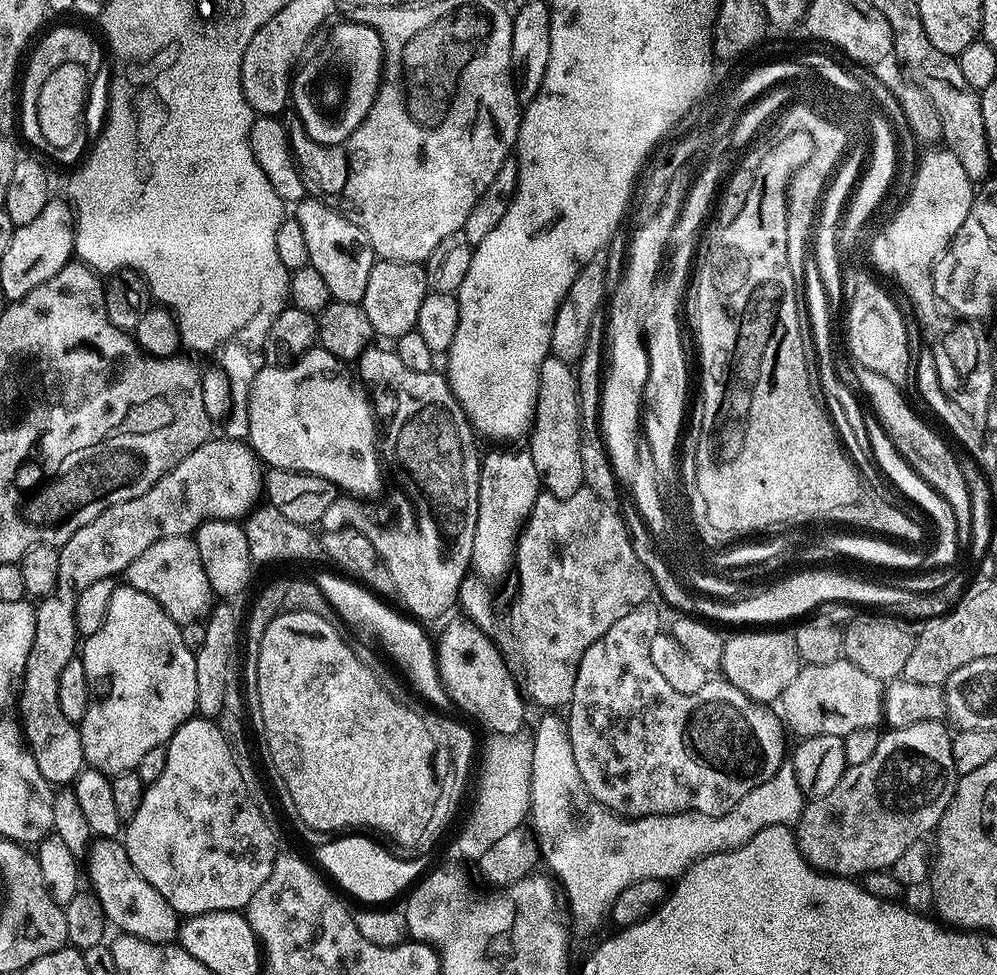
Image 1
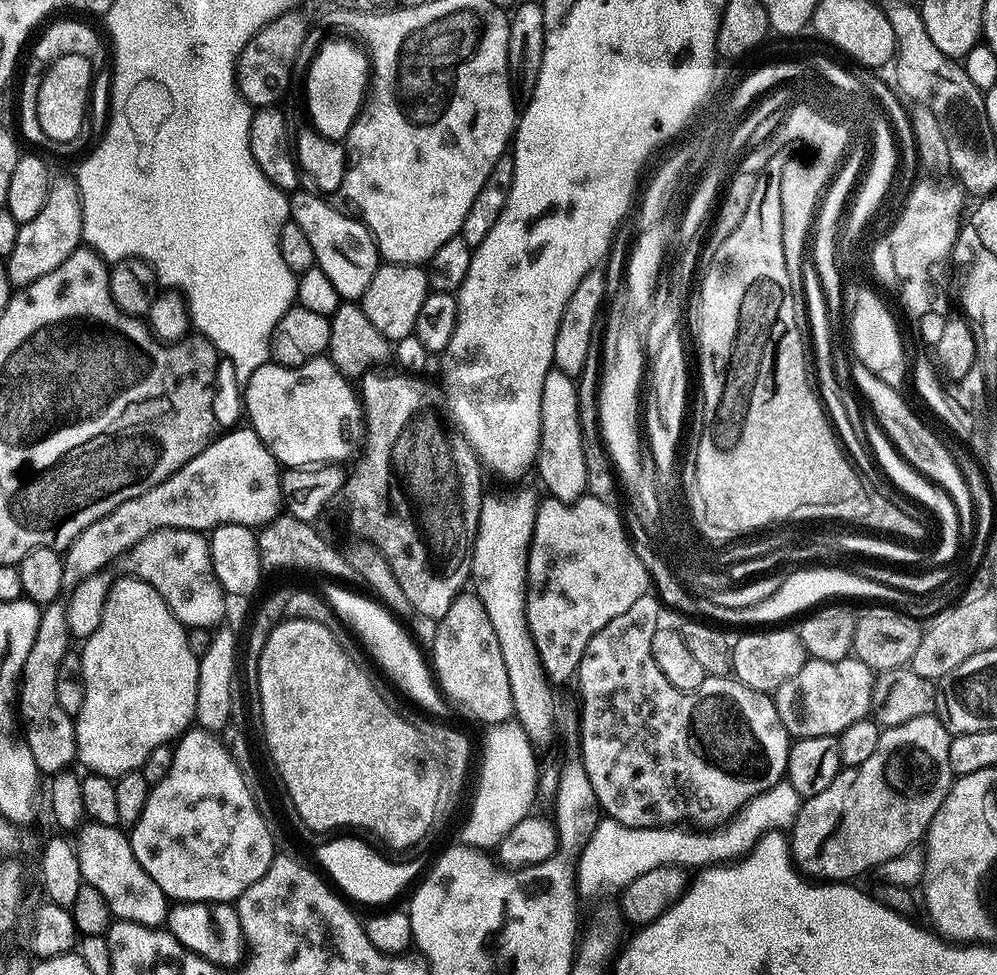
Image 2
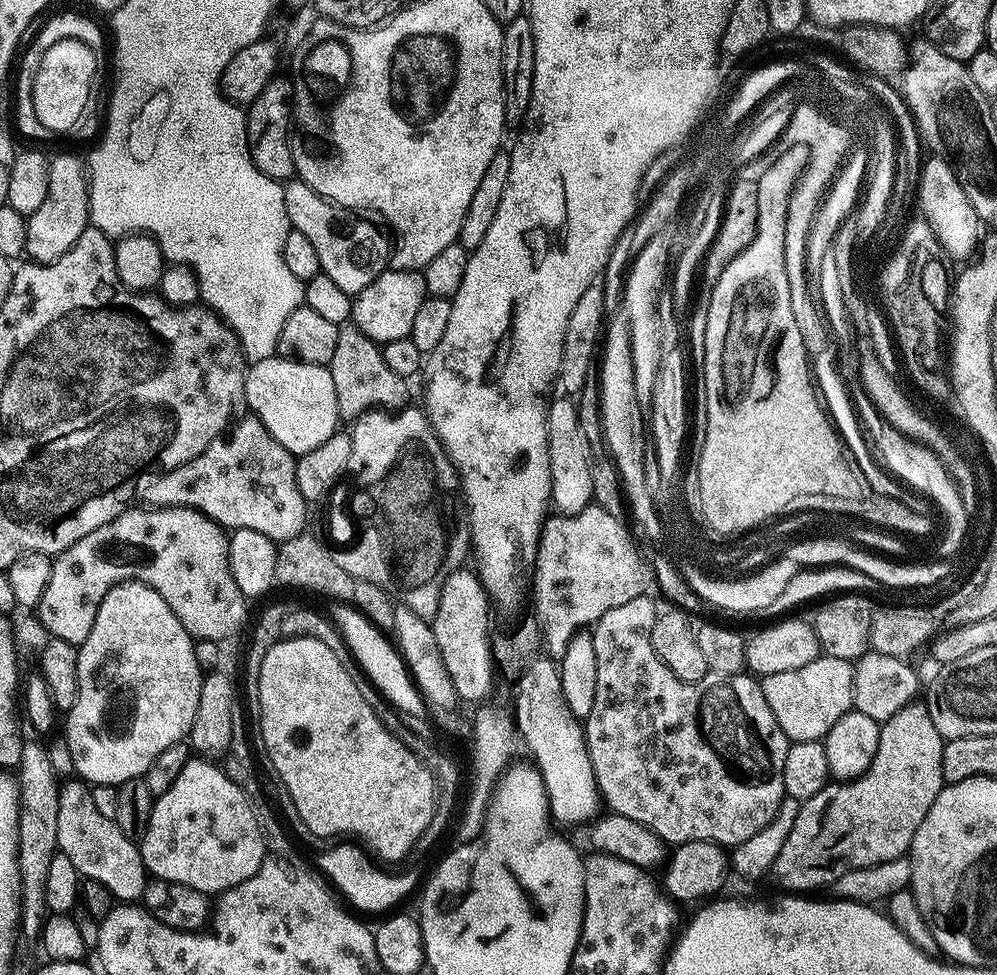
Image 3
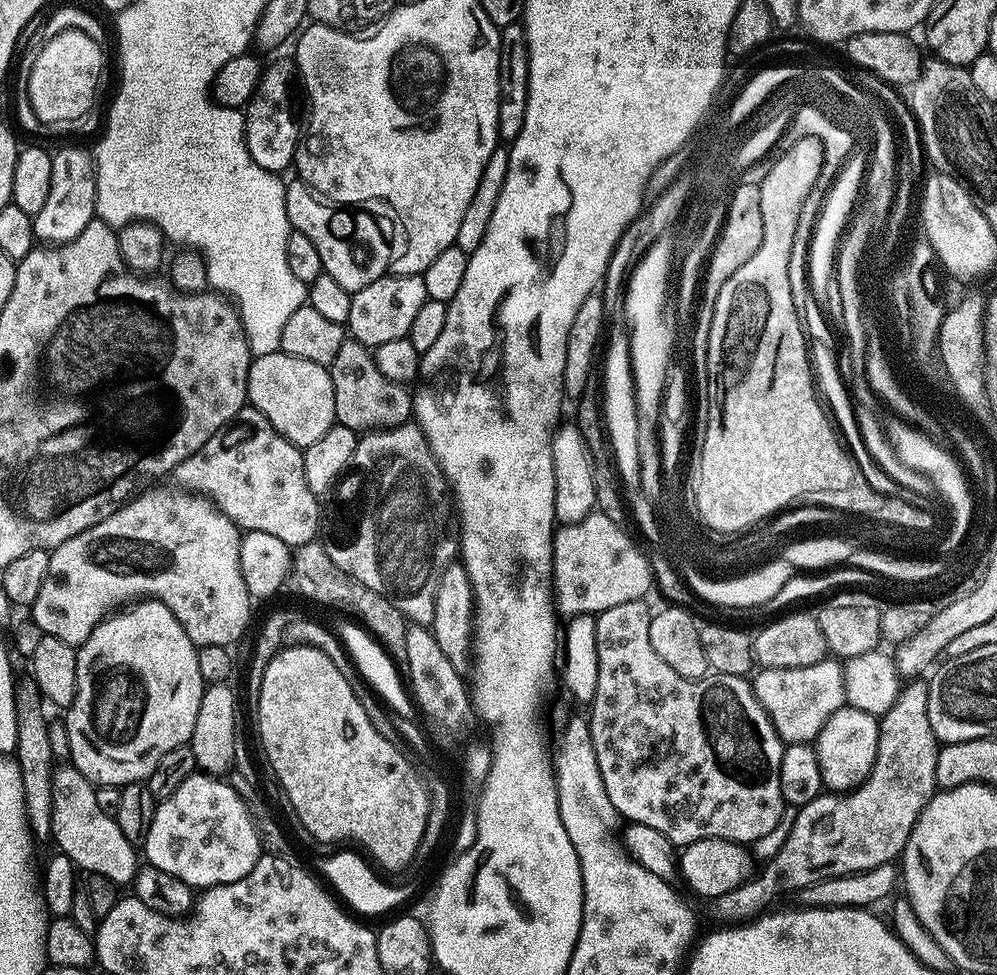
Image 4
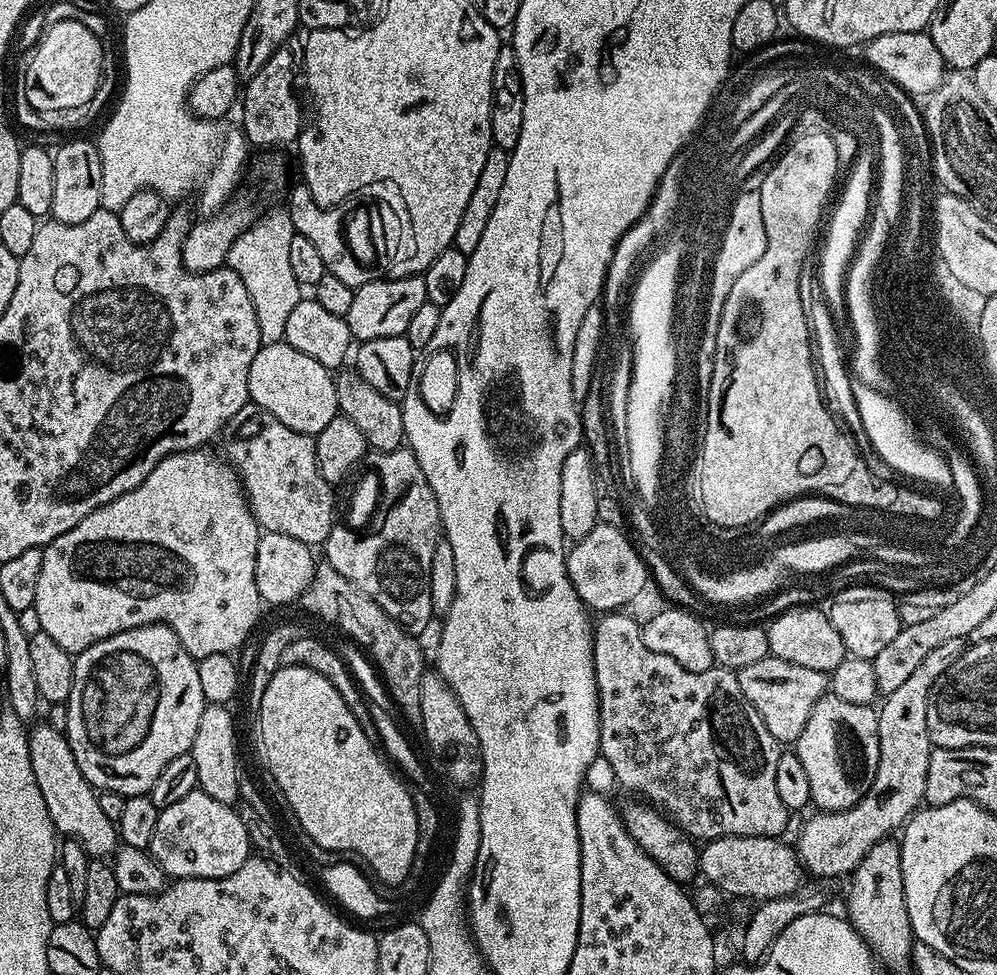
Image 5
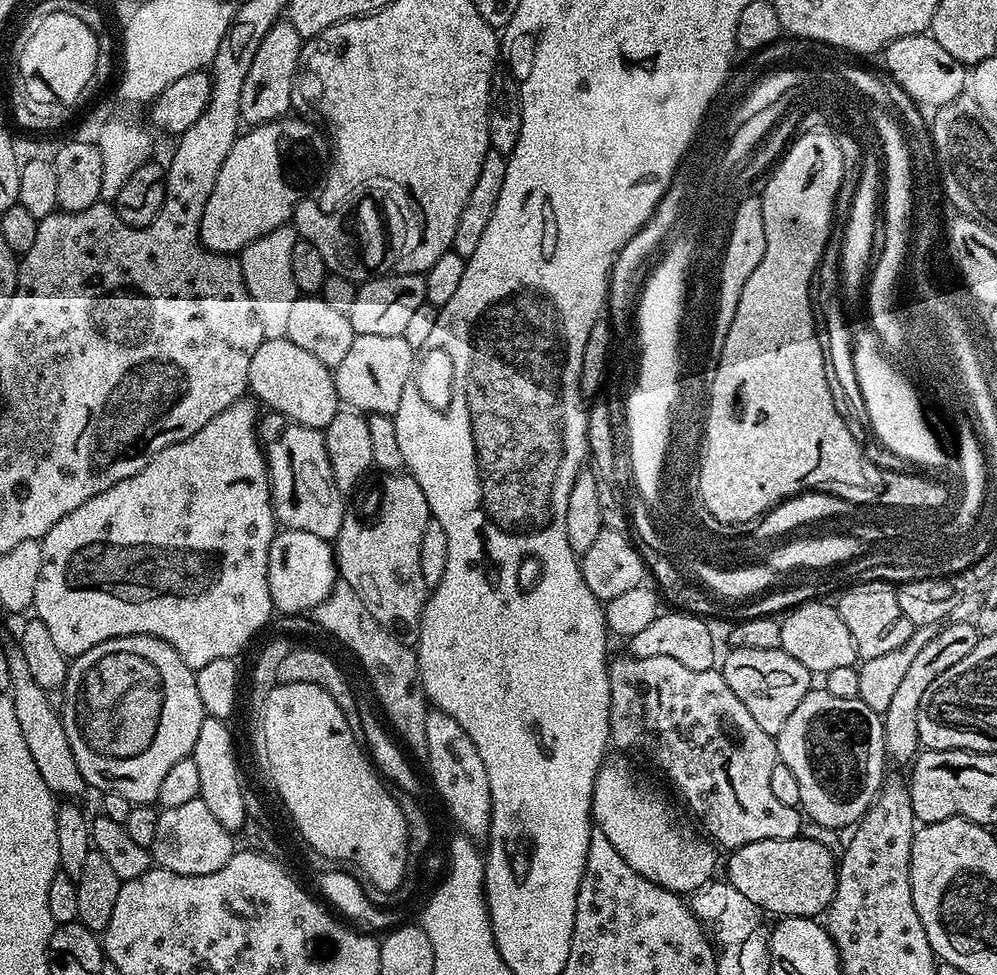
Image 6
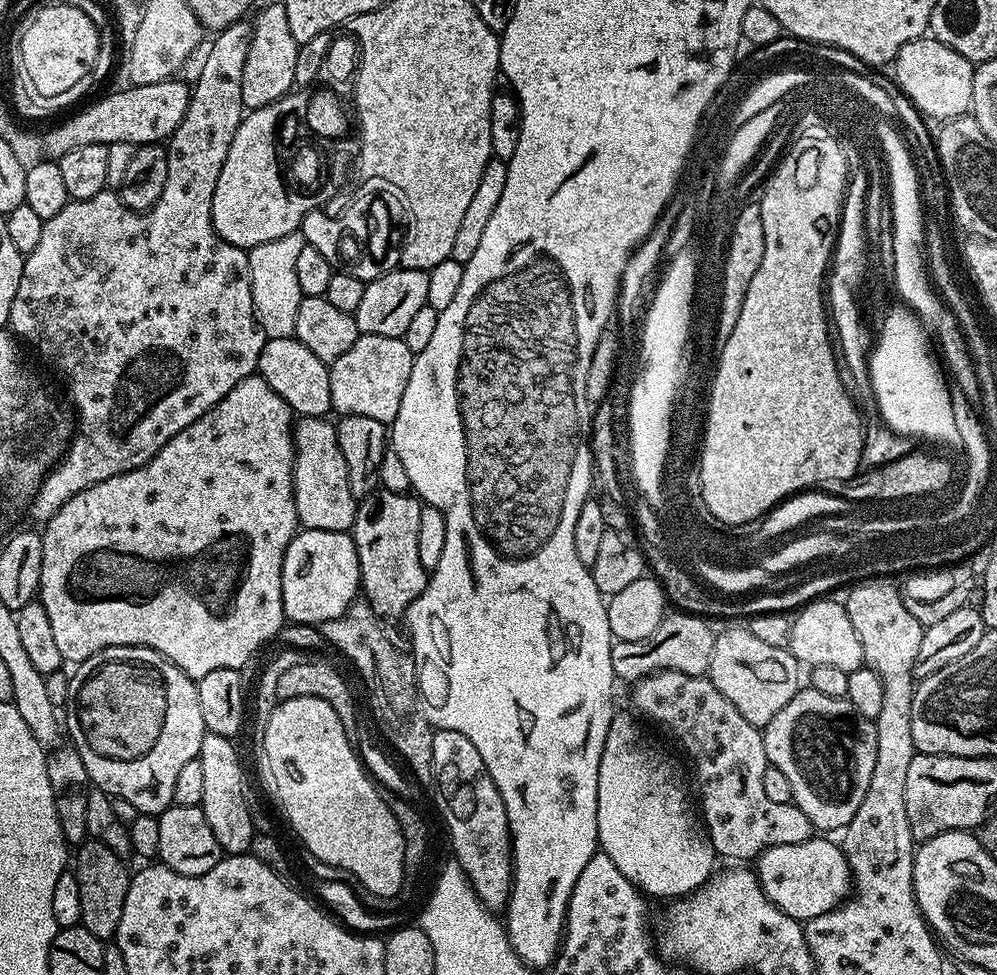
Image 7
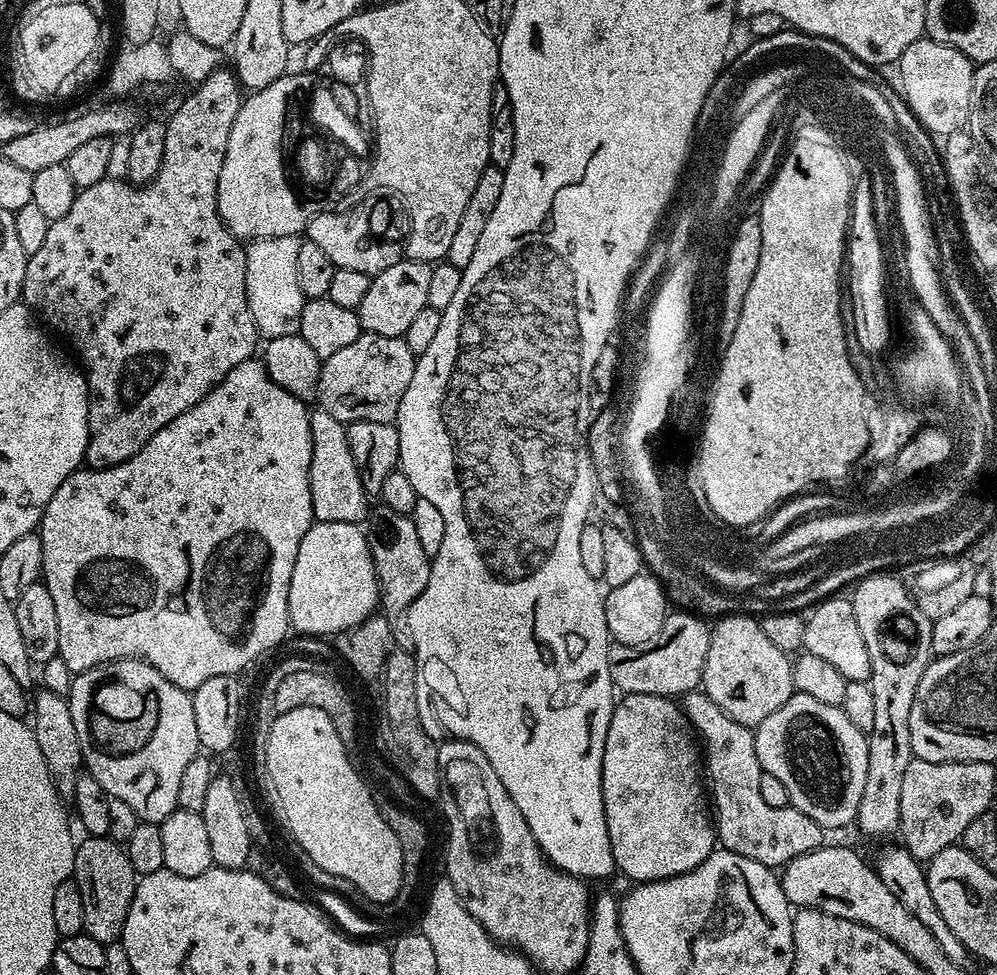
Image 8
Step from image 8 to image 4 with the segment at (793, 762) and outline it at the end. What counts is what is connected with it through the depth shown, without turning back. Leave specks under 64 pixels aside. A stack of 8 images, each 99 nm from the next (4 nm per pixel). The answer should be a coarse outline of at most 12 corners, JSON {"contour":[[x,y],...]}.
{"contour":[[839,708],[814,741],[825,789],[864,783],[877,717]]}

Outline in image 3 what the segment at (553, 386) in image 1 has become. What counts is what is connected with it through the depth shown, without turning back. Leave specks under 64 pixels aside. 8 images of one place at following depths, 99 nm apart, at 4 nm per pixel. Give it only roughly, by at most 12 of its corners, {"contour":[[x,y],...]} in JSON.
{"contour":[[572,398],[548,405],[551,507],[593,503],[592,451]]}

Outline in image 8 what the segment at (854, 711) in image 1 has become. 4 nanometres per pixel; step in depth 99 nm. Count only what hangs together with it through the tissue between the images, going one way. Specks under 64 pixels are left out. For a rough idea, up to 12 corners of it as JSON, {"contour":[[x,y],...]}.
{"contour":[[755,615],[712,628],[702,691],[755,729],[792,697]]}

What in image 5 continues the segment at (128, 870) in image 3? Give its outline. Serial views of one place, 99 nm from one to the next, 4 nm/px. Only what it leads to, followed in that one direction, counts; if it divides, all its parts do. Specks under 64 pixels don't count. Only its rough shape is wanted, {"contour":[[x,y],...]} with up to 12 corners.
{"contour":[[31,725],[30,766],[50,822],[89,857],[111,857],[117,825],[78,770],[67,735]]}

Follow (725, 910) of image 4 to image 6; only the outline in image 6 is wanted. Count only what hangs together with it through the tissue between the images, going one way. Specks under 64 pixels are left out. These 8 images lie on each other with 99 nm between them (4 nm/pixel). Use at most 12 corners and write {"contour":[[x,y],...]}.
{"contour":[[972,620],[937,627],[884,712],[884,751],[911,765],[921,747],[918,706],[938,674],[966,658]]}

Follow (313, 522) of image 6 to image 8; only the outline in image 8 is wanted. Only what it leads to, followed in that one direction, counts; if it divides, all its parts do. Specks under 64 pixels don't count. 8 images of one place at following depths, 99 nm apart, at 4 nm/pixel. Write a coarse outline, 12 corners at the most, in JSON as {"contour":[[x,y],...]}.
{"contour":[[310,415],[313,521],[363,525],[345,421]]}

